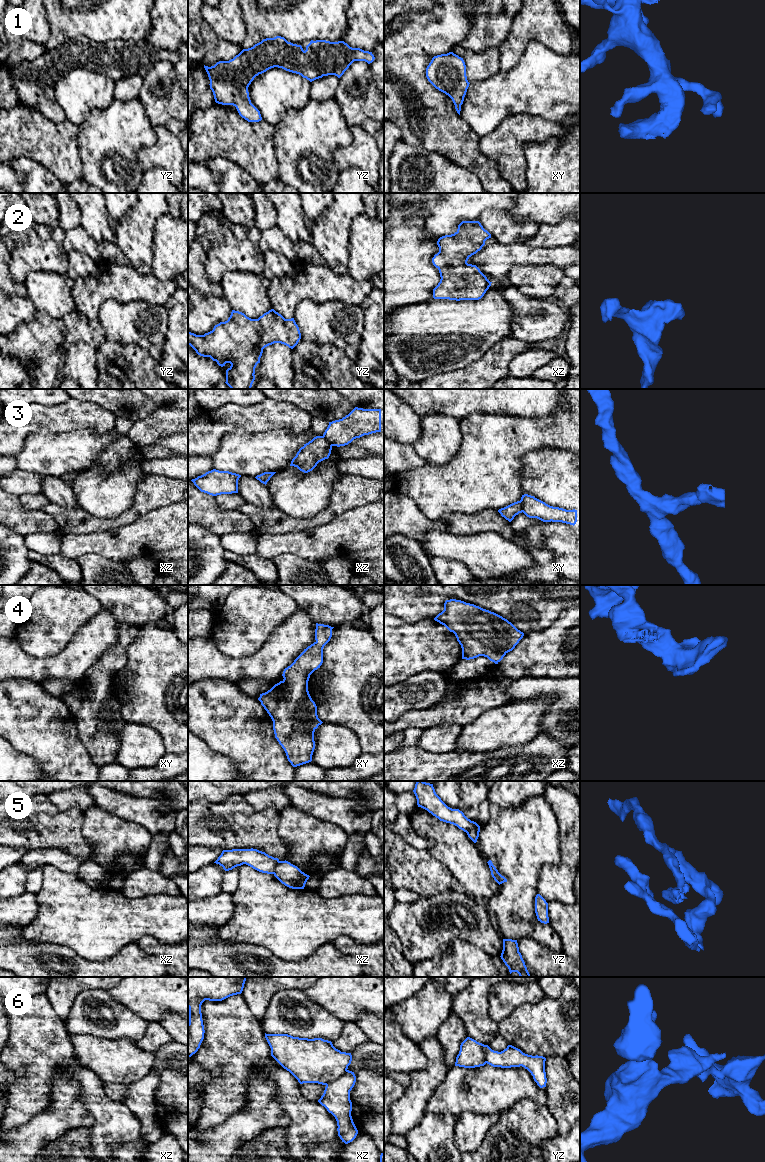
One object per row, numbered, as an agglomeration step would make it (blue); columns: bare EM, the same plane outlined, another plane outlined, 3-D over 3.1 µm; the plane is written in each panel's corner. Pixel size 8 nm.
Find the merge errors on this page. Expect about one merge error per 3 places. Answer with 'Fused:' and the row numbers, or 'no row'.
Fused: 3, 5, 6

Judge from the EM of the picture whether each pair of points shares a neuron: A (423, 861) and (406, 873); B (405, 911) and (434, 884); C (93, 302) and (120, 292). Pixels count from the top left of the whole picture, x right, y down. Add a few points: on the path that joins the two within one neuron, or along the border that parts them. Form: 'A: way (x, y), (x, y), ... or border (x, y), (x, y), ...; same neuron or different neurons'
A: way (419, 865), (415, 869), (410, 869); same neuron
B: border (450, 888), (430, 898); different neurons
C: way (100, 295), (113, 292); same neuron

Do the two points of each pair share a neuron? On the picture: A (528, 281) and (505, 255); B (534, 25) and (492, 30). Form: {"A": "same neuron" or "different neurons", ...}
{"A": "different neurons", "B": "different neurons"}

